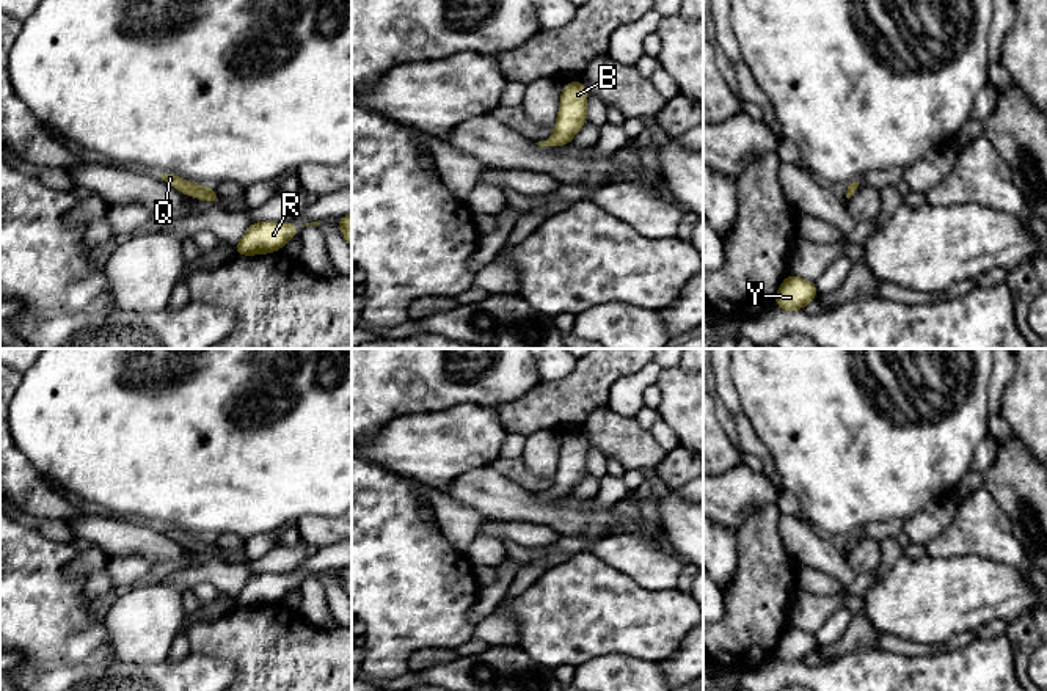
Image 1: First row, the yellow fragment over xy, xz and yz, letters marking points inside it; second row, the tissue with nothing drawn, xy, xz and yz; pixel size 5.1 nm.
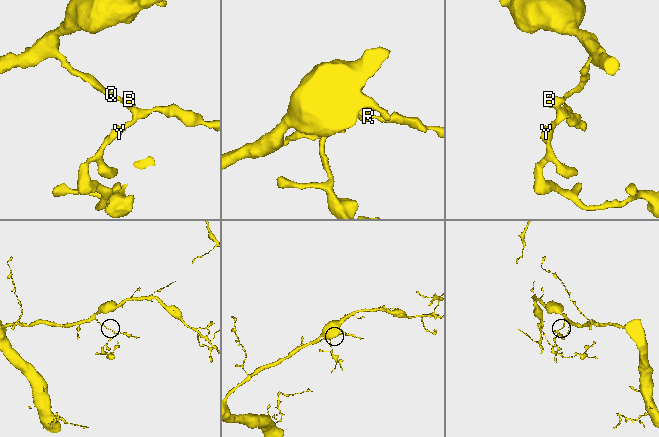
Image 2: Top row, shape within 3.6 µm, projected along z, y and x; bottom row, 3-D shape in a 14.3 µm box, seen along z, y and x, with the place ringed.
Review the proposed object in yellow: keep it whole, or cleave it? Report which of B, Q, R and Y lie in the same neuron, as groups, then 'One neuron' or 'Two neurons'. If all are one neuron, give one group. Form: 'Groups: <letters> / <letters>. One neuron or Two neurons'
Groups: B Q R Y. One neuron

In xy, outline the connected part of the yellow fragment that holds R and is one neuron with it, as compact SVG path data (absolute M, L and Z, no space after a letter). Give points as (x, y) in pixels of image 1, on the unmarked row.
M254 573L234 598L234 603L242 608L279 603L283 601L286 592L295 589L297 586L298 579L294 573Z

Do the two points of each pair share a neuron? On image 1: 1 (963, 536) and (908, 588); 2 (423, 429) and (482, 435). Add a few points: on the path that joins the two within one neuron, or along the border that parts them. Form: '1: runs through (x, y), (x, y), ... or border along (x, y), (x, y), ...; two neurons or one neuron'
1: border along (926, 553), (933, 556), (978, 556); two neurons
2: runs through (437, 435), (468, 435); one neuron

